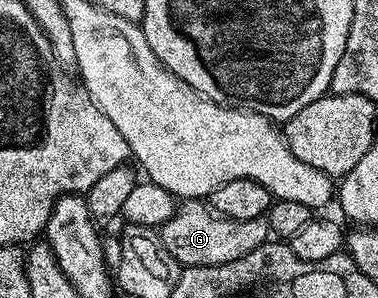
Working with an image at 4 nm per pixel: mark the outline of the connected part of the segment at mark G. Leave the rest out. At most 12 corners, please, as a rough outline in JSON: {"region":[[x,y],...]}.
{"region":[[184,200],[158,234],[183,267],[233,263],[269,241],[234,221]]}

